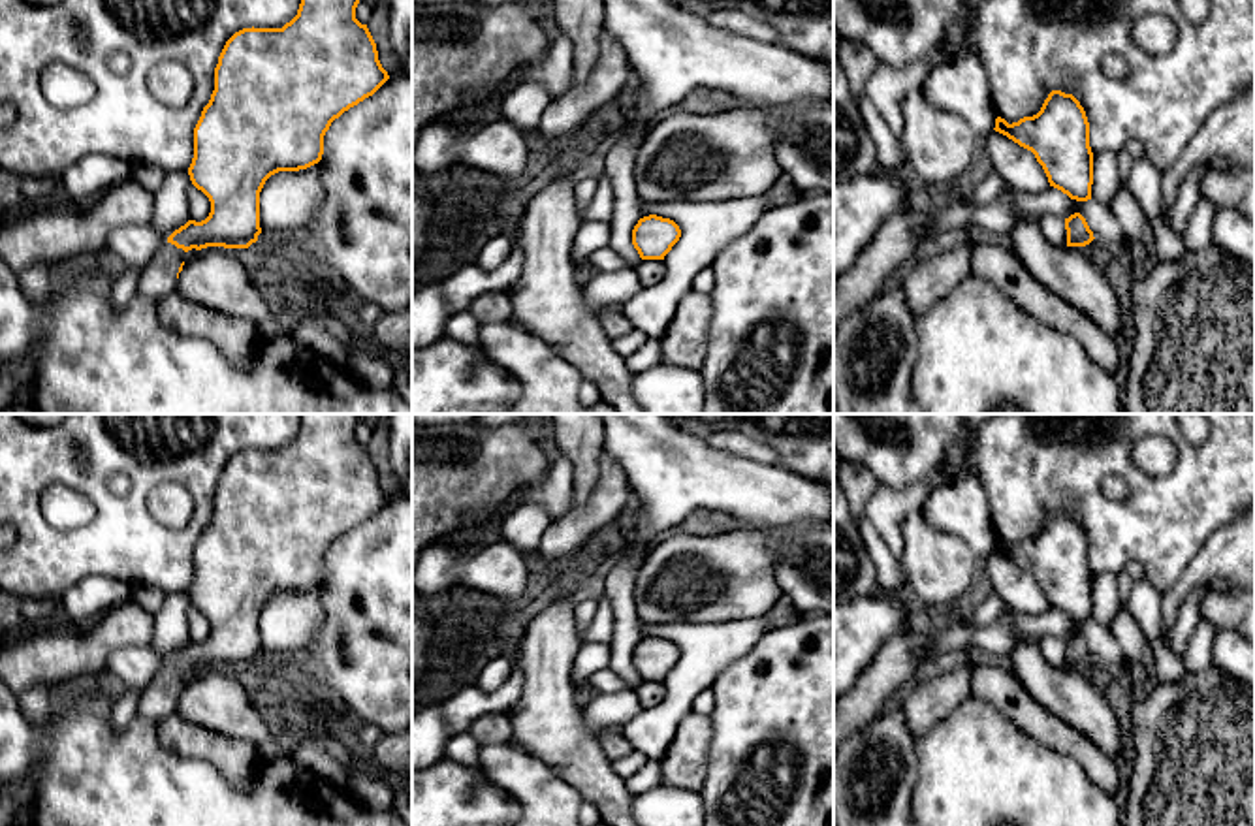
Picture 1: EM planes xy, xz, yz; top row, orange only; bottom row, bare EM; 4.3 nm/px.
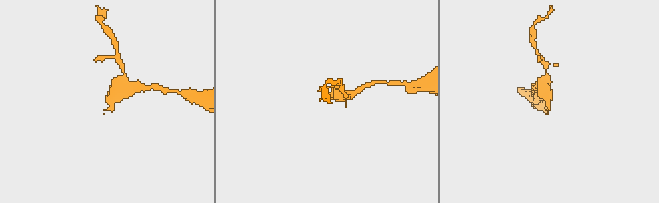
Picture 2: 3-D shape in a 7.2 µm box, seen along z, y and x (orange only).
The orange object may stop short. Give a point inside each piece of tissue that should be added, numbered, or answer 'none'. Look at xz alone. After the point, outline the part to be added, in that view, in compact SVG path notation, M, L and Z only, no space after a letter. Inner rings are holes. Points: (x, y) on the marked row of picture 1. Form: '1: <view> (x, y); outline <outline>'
none

